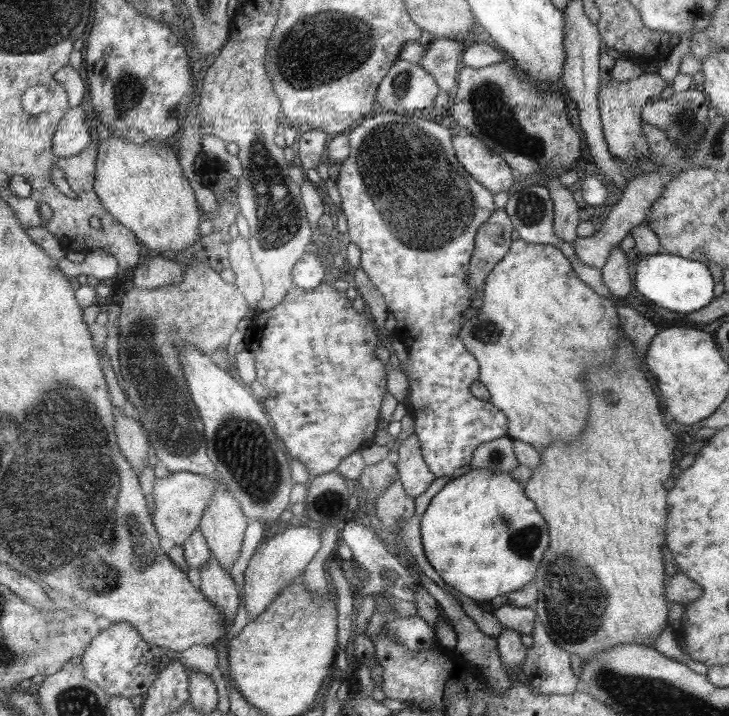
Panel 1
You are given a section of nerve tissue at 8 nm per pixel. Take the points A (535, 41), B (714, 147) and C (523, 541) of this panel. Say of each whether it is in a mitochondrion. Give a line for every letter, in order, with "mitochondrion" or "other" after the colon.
A: other
B: mitochondrion
C: mitochondrion

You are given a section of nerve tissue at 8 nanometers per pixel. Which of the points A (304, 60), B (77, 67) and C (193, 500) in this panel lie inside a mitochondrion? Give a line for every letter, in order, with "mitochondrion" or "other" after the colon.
A: mitochondrion
B: other
C: other

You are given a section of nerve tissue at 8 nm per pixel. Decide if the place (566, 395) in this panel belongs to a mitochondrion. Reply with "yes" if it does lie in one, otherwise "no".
no

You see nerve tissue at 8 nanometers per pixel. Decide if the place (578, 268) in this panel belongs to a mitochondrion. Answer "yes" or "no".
no

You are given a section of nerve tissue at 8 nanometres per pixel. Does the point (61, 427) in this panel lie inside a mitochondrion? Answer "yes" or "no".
yes

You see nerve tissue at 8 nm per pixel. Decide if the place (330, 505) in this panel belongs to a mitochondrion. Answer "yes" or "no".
no

